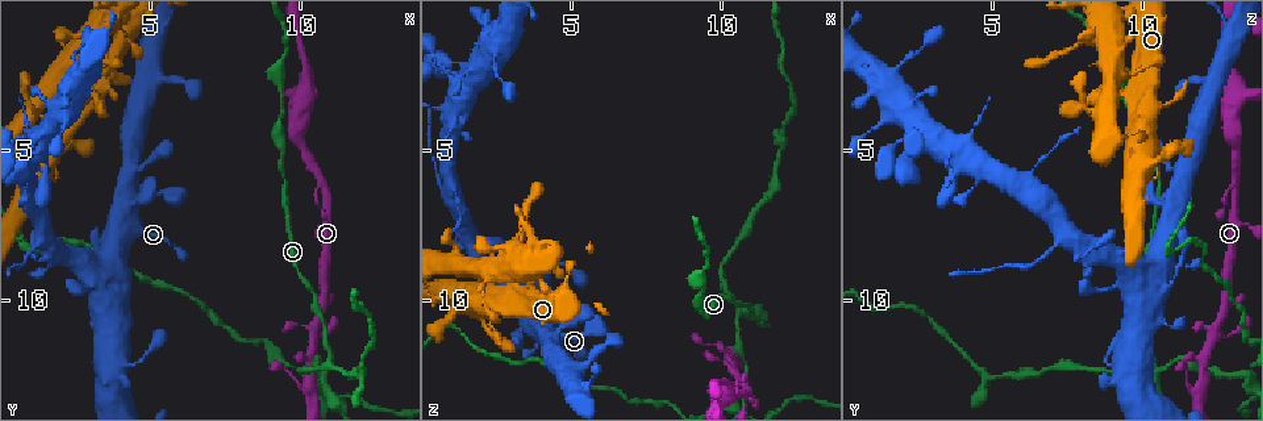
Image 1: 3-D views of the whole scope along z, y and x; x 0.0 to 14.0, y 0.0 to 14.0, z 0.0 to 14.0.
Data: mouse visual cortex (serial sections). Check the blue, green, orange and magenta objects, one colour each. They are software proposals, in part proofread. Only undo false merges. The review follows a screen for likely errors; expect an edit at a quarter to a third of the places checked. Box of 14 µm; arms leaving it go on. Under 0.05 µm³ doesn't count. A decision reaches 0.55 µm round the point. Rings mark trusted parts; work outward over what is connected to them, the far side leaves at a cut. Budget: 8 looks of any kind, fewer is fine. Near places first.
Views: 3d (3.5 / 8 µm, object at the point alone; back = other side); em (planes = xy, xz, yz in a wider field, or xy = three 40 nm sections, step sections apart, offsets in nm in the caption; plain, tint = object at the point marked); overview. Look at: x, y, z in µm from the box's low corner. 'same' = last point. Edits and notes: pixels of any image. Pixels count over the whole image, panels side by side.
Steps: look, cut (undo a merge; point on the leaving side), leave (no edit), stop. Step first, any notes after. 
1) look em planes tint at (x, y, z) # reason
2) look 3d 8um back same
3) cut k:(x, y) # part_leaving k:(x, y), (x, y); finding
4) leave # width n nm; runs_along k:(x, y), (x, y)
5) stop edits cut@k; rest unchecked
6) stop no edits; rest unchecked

look 3d 8um at (10.5, 11.0, 12.4) # branch point

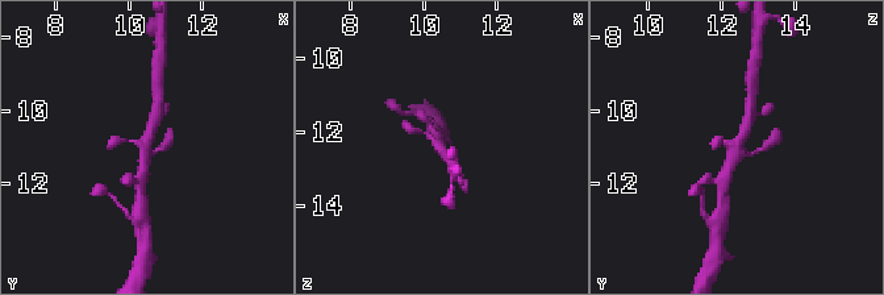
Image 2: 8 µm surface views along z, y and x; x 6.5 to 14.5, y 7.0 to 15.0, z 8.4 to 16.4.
look em xy step 1 tint at (10.6, 10.9, 12.5) # now the EM

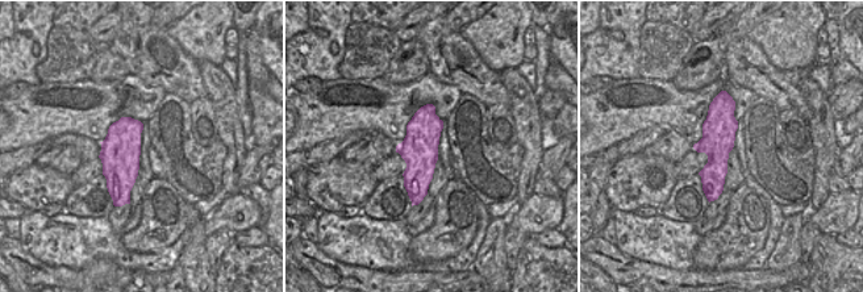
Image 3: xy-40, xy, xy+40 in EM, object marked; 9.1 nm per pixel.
leave # width 340 nm; runs_along 2:(749, 111), (746, 131), (725, 179); continuous, no second cell

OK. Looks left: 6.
look 3d 3.5um at (10.7, 12.5, 10.3) # four arms meet

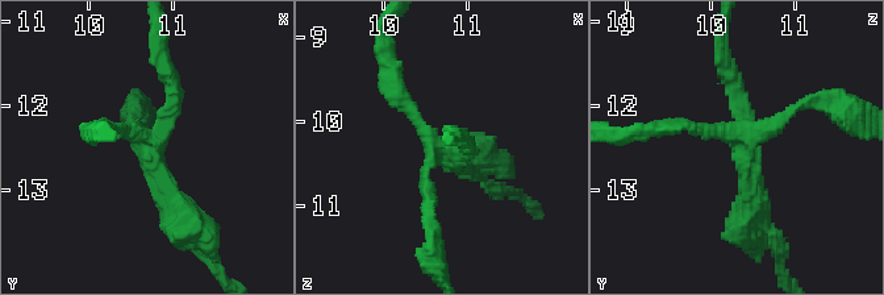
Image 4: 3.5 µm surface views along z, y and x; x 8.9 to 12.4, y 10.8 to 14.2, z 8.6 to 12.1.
look em xy step 5 tint at (10.70, 12.40, 10.35)

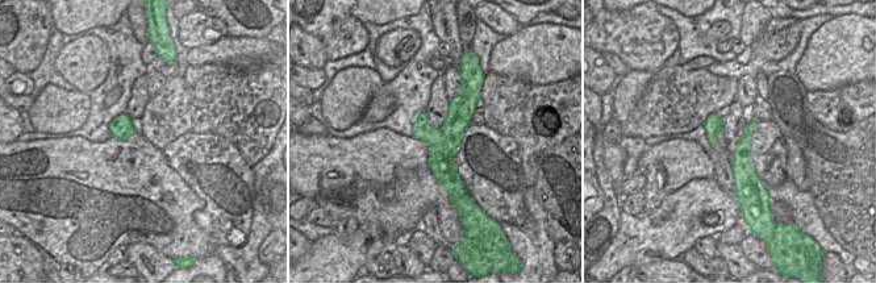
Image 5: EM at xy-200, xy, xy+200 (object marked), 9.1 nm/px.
cut 4:(783, 116) # border 5:(441, 129), (442, 152), (430, 165); a second cell is stuck on

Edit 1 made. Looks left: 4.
look overview

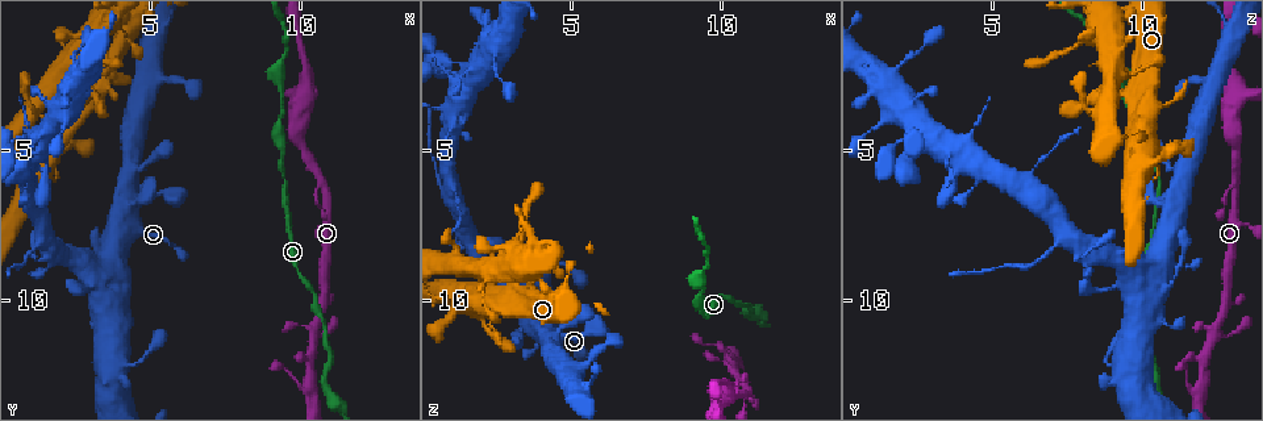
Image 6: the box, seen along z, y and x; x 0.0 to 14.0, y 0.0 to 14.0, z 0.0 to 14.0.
look 3d 8um at (1.4, 8.0, 7.4) # branch point

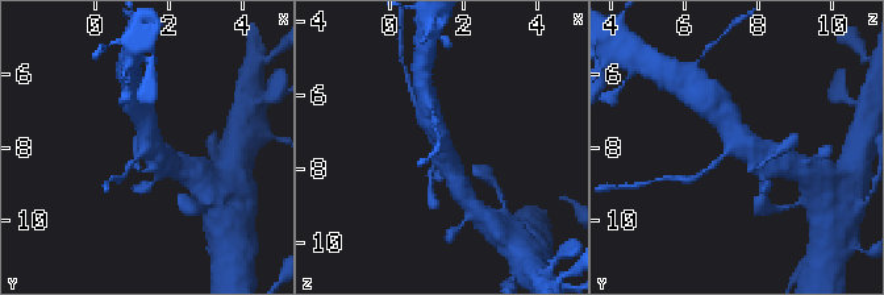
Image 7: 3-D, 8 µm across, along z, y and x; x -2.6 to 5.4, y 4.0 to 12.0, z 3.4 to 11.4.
look 3d 3.5um at (1.4, 8.0, 7.3) # zoom in

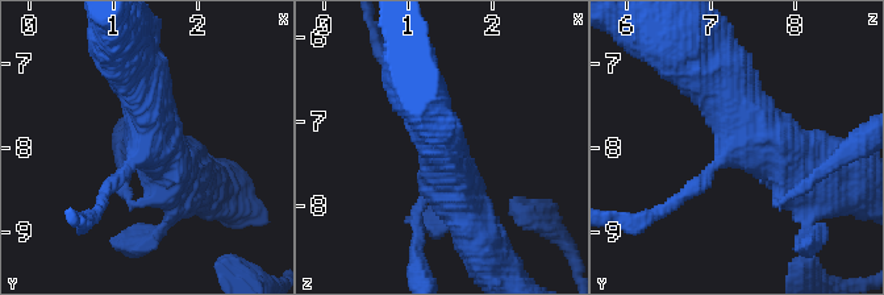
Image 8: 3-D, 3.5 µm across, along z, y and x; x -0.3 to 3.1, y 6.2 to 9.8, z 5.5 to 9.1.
look em xy step 5 tint at (1.35, 7.95, 7.30) # arms 3; arm_widths 150, 600, 600 nm; now the EM

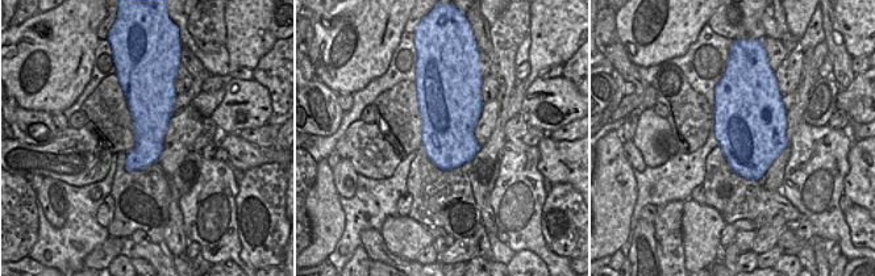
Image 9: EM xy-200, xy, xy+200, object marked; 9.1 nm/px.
cut 8:(688, 190) # part_leaving 8:(713, 170), (649, 219), (625, 219); a second cell is stuck on

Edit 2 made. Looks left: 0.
stop edits cut@4, cut@8; rest unchecked

